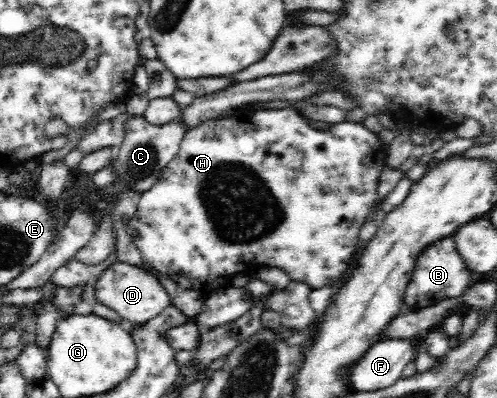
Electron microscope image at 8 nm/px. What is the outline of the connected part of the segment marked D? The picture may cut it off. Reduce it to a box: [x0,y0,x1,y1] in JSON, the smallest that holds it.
[94,262,171,323]

